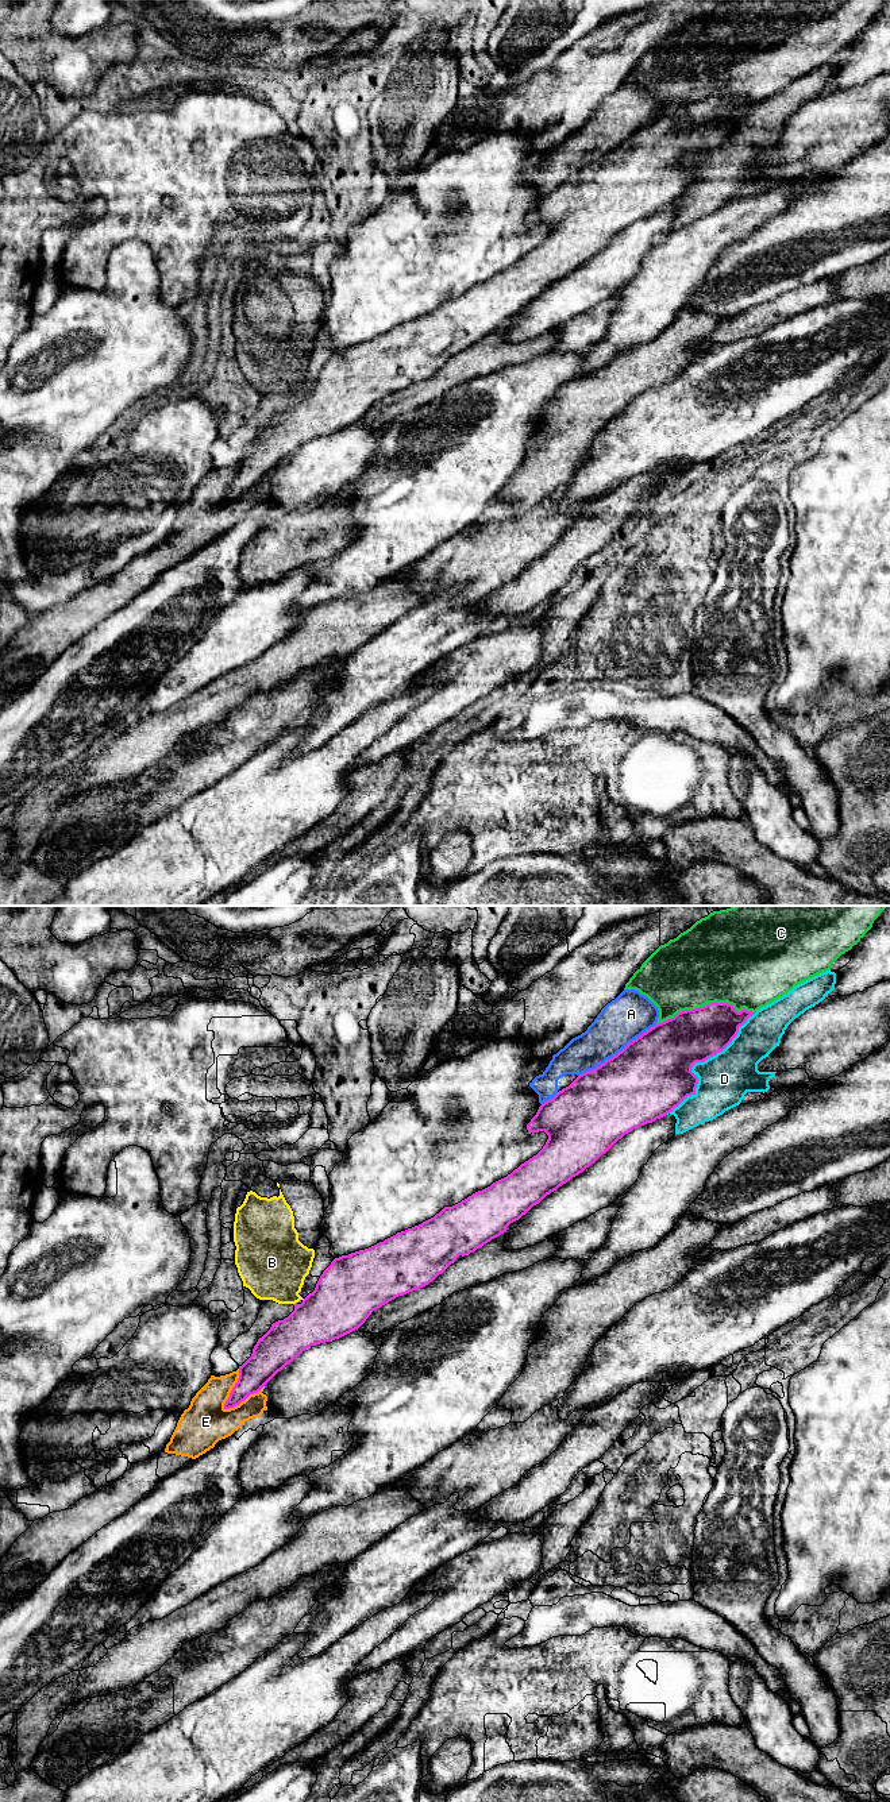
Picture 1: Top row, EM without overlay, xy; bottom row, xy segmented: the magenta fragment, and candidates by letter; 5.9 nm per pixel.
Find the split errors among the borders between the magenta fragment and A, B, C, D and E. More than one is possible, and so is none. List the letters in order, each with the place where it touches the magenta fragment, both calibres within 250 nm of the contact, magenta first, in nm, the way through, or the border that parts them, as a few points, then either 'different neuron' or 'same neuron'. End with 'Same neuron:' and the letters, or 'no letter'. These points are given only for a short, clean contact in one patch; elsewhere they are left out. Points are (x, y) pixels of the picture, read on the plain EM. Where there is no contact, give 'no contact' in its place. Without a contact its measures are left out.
A: xy (617, 146) | 460/260 nm | different neuron
B: xy (296, 396) | 340/380 nm | along xy (296, 394), (293, 397) | different neuron
C: xy (707, 97) | 320/480 nm | different neuron
D: xy (698, 154) | 400/300 nm | different neuron
E: xy (243, 493) | 190/260 nm | different neuron
Same neuron: no letter

